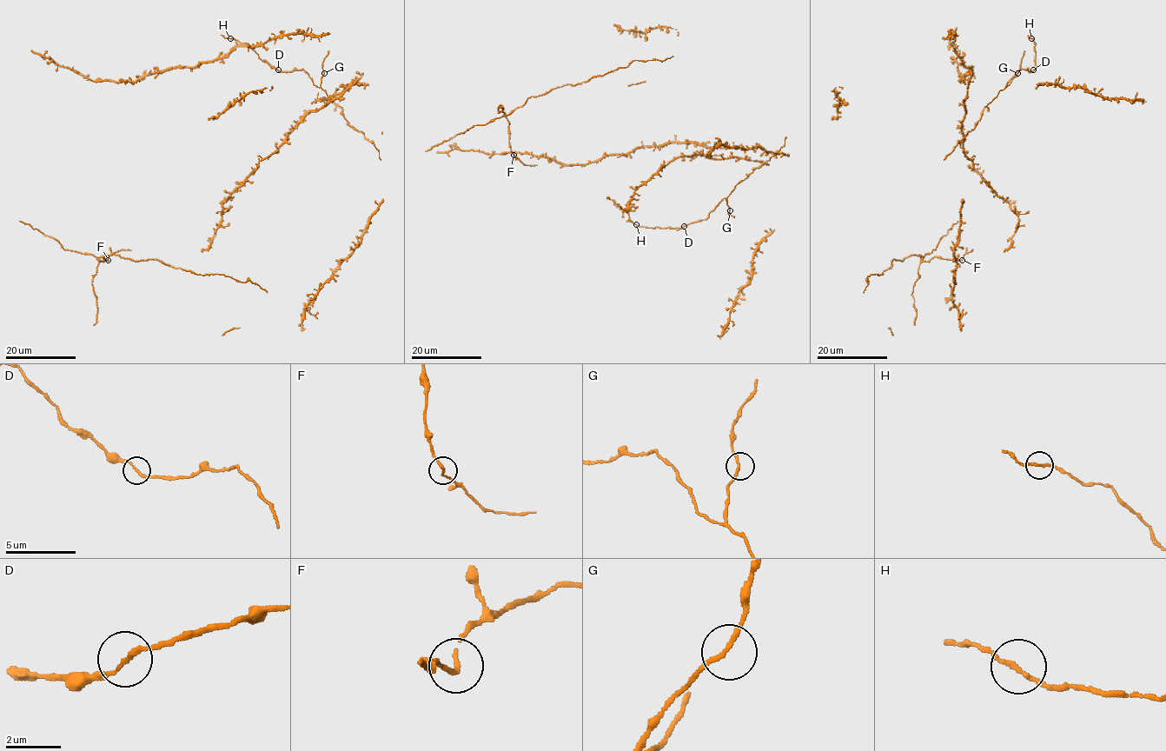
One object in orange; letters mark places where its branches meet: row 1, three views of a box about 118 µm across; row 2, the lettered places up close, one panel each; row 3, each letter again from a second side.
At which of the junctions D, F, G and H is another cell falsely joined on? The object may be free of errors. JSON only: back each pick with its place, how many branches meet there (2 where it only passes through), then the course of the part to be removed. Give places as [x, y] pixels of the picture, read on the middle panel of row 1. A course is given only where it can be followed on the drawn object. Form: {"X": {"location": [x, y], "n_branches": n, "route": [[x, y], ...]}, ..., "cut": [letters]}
{"cut": []}

